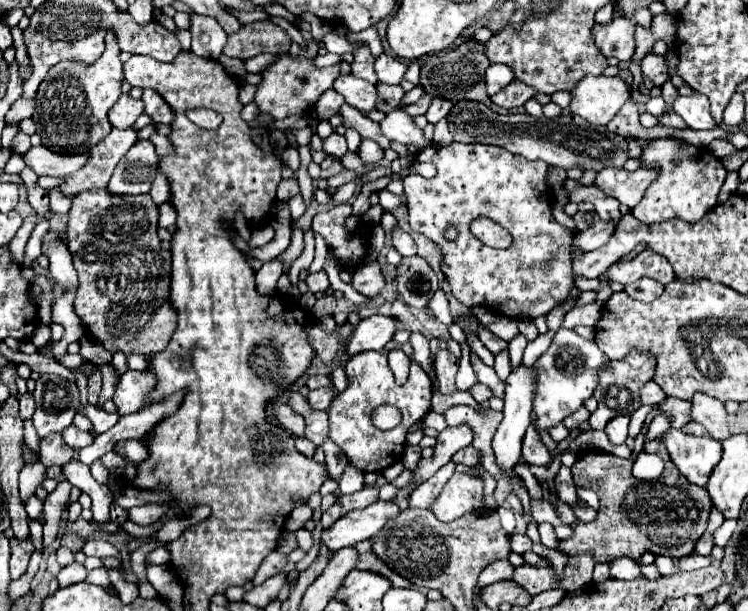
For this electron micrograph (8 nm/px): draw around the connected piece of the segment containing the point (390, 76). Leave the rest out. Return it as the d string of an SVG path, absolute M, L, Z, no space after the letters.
M381 53L375 59L375 73L377 73L377 77L379 77L381 83L397 85L397 83L401 83L405 71L407 71L407 63L399 61L397 57L389 57L389 55Z

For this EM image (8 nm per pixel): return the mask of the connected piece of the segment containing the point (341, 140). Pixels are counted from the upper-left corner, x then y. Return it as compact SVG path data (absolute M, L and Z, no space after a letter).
M339 133L329 135L329 137L323 141L323 149L325 149L325 153L329 153L329 155L343 157L343 155L347 153L347 143L345 143L345 137L343 137L343 135L339 135Z

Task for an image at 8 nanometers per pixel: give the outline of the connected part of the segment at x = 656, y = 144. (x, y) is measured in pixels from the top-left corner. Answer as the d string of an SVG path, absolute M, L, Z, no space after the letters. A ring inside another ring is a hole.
M651 139L639 155L643 169L659 169L659 175L647 187L643 199L631 209L631 213L643 223L657 223L679 217L683 221L699 221L709 213L725 183L727 169L723 163L705 147L693 147L677 143L675 139Z

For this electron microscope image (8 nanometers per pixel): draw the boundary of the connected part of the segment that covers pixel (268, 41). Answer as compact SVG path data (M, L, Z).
M255 21L229 35L223 53L233 59L249 59L259 53L287 53L289 45L291 39L281 27L273 25L271 21Z

